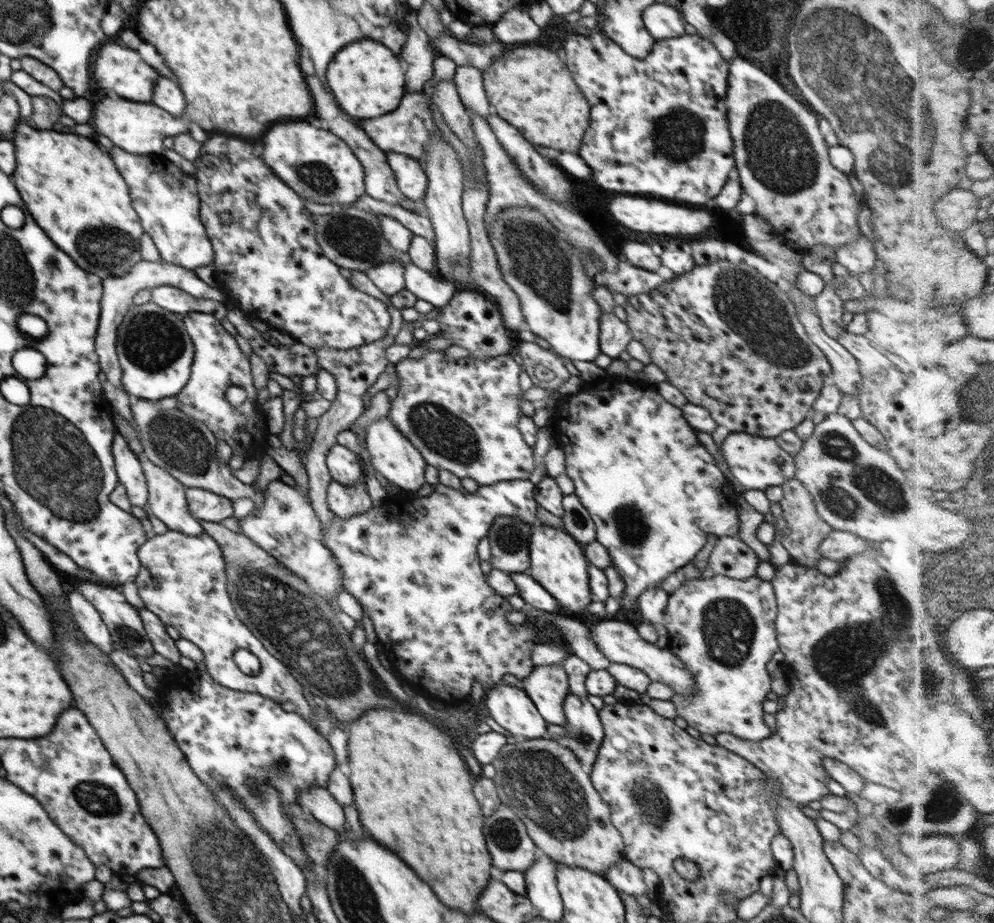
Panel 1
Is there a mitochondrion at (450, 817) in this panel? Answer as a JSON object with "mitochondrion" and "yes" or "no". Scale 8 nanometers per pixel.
{"mitochondrion":"no"}

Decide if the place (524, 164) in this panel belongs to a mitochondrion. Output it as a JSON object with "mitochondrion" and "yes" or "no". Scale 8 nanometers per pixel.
{"mitochondrion":"yes"}

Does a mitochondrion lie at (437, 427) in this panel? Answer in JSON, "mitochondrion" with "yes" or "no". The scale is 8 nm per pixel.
{"mitochondrion":"yes"}

